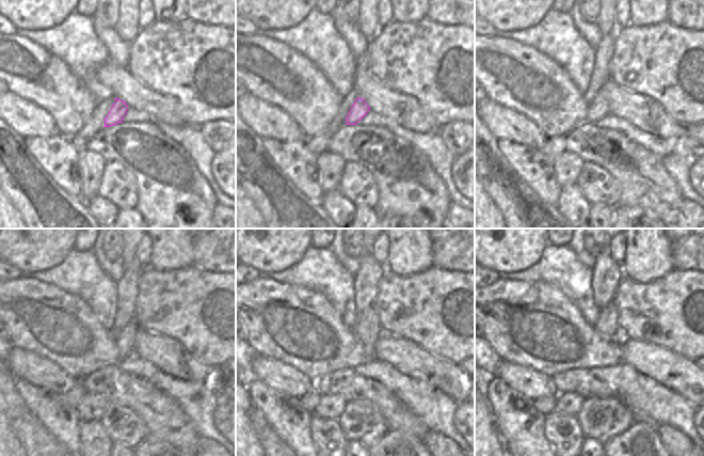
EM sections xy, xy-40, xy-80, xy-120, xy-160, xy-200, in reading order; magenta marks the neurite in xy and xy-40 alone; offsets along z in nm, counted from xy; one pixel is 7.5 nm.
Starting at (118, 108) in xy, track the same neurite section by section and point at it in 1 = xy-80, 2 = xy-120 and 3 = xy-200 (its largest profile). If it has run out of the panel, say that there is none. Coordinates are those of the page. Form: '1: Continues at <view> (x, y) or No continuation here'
1: Continues at xy-80 (597, 108)
2: Continues at xy-120 (124, 341)
3: Continues at xy-200 (607, 325).

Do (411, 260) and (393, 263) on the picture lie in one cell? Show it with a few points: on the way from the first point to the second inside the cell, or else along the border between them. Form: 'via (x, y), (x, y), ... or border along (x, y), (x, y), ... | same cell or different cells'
via (406, 260), (397, 262) | same cell

